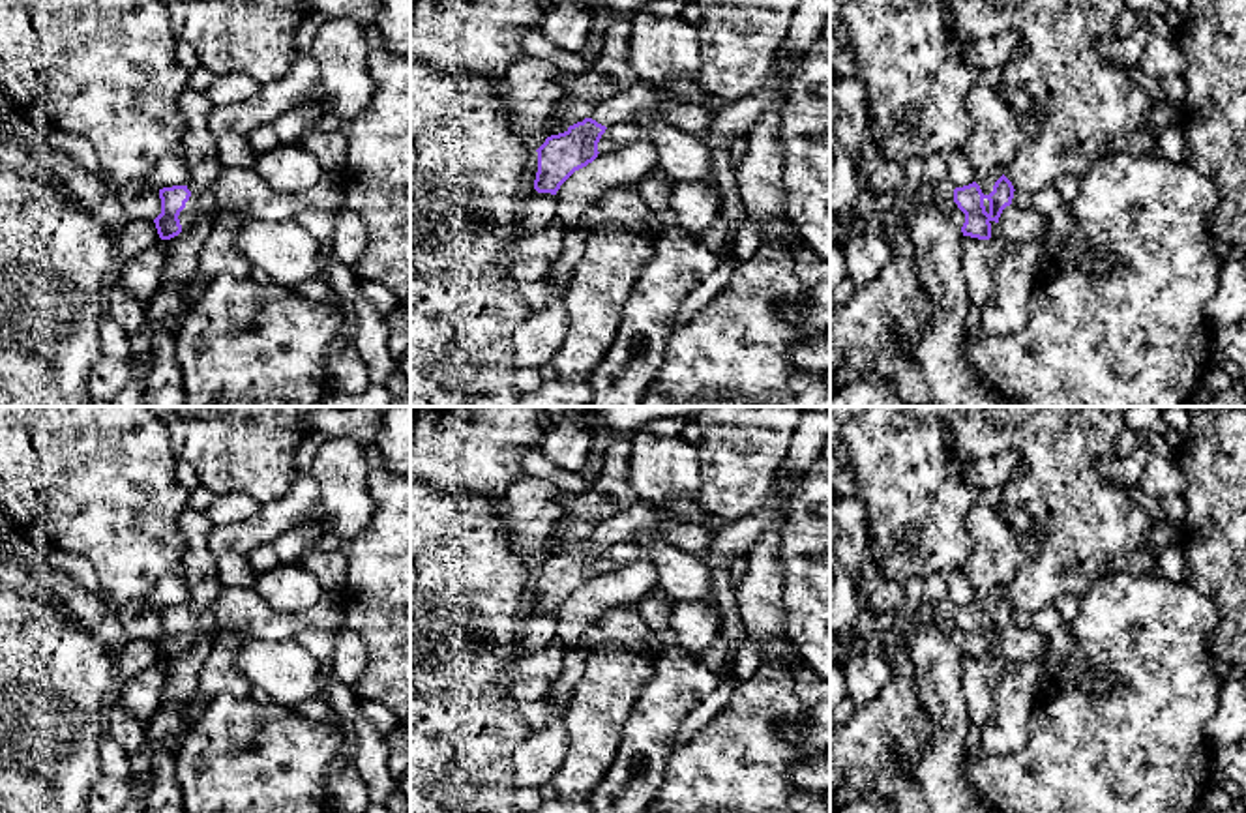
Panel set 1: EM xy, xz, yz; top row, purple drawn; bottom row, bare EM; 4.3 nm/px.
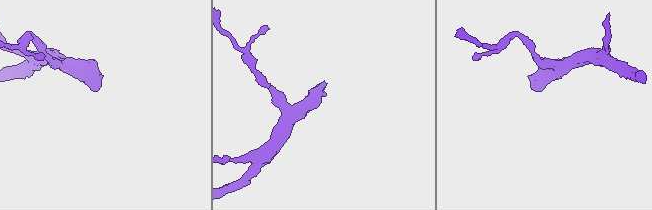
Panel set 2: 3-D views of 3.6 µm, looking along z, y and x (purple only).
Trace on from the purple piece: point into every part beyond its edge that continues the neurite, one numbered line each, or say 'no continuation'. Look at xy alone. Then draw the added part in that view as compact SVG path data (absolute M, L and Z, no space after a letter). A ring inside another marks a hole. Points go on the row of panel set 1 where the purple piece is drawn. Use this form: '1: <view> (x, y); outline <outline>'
1: xy (197, 205); outline M212 184L202 195L191 195L185 202L185 208L178 215L182 230L189 229L202 214L219 214Z

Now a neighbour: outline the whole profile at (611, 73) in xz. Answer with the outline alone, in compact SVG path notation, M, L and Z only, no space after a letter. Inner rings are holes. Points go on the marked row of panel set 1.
M607 15L601 22L603 49L586 73L577 75L573 96L598 105L635 82L639 77L628 62L631 22L630 17Z

